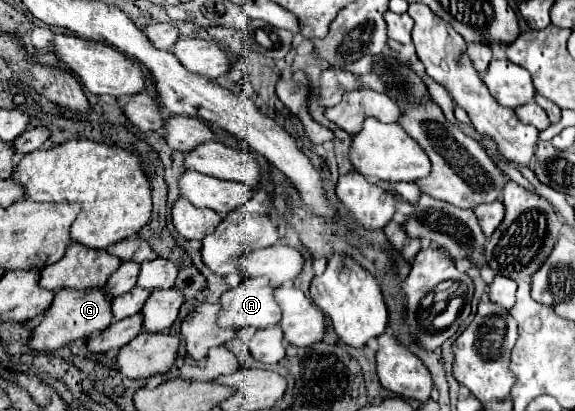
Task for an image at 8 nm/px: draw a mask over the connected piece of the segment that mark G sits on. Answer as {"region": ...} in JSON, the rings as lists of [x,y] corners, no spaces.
{"region":[[[64,288],[54,294],[54,300],[50,308],[44,312],[42,322],[32,330],[28,338],[28,348],[38,352],[54,352],[78,338],[88,338],[94,332],[102,332],[112,322],[112,310],[110,310],[112,298],[106,296],[104,288],[92,288],[92,290],[72,290]]]}

